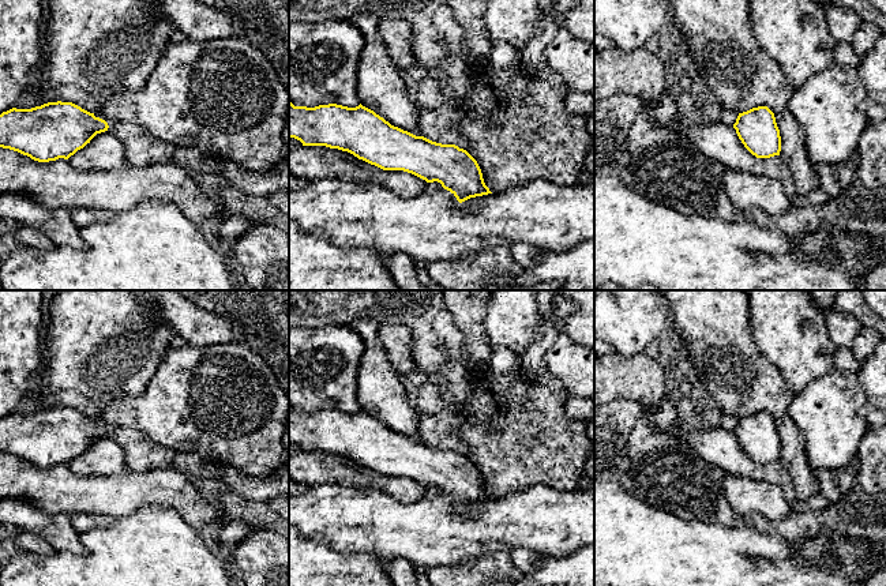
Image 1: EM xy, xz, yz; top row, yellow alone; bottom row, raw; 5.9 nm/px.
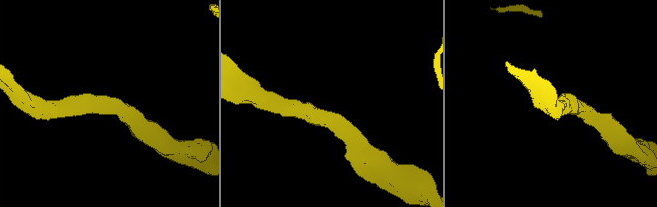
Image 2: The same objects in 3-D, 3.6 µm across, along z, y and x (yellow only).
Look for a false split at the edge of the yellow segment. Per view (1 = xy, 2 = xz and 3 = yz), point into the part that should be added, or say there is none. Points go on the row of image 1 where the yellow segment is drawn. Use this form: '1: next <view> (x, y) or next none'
1: next none
2: next none
3: next none

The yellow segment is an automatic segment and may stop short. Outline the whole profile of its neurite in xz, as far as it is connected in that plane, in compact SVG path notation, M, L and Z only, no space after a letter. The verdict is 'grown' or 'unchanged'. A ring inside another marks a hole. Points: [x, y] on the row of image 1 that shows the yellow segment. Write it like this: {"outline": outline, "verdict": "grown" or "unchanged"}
{"outline": "M289 101L289 138L300 140L303 146L326 146L348 151L383 170L403 170L427 183L438 181L459 203L492 194L484 183L477 161L466 150L455 144L436 143L394 127L361 104L356 108L337 104L307 108L294 106Z", "verdict": "unchanged"}

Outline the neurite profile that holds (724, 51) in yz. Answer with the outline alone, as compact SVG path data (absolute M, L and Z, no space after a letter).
M669 0L675 23L688 42L694 74L709 86L722 109L737 113L767 106L776 117L781 136L780 157L791 169L795 195L806 196L821 187L814 164L807 157L803 128L789 112L786 102L796 87L780 64L765 52L752 31L750 0Z

